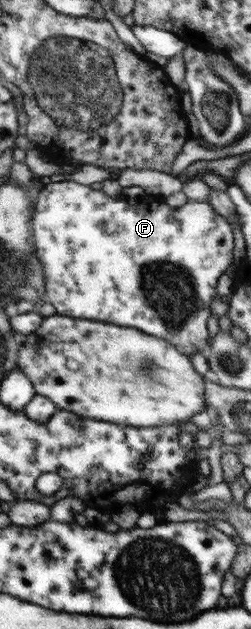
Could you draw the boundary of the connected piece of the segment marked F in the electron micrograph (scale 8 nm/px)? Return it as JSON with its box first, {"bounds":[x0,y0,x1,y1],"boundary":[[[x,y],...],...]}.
{"bounds":[34,178,233,355],"boundary":[[[55,178],[54,182],[44,186],[39,192],[38,207],[35,212],[34,230],[35,244],[39,258],[47,270],[49,276],[49,296],[45,296],[45,302],[55,304],[63,314],[63,316],[77,316],[77,318],[87,318],[87,320],[105,320],[105,322],[115,322],[121,326],[133,326],[133,328],[141,328],[143,332],[153,332],[153,336],[161,336],[173,344],[177,344],[177,348],[187,353],[195,355],[203,350],[205,340],[209,336],[207,332],[207,318],[211,316],[209,304],[215,298],[215,288],[217,288],[217,280],[225,274],[225,270],[229,268],[231,260],[233,260],[233,232],[231,226],[225,222],[225,217],[217,213],[209,202],[198,202],[188,200],[179,208],[171,208],[167,203],[159,204],[159,202],[140,202],[139,204],[131,204],[125,202],[123,198],[113,199],[102,190],[94,190],[87,184],[70,179]]]}

